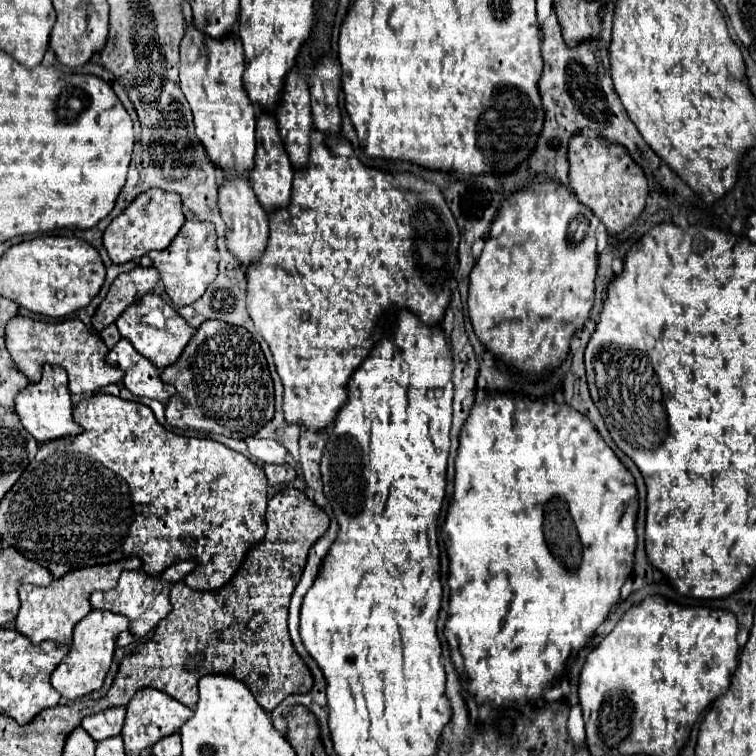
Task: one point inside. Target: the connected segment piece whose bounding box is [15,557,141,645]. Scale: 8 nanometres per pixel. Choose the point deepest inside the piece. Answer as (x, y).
(49, 613)

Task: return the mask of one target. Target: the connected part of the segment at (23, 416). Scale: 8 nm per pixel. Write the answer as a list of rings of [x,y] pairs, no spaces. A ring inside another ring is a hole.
[[[43,365],[43,375],[39,383],[29,383],[23,391],[17,393],[15,397],[15,411],[23,423],[23,427],[39,441],[39,443],[47,443],[59,437],[67,437],[67,435],[79,435],[81,427],[73,421],[73,403],[71,403],[71,395],[67,389],[67,373],[63,371],[63,367],[55,367],[55,365]]]

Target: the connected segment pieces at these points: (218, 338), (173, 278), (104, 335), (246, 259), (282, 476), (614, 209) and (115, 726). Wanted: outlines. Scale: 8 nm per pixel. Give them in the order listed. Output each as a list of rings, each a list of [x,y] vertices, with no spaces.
[[[223,321],[203,323],[191,337],[181,359],[161,371],[161,379],[175,387],[175,395],[167,401],[165,411],[171,427],[245,439],[271,437],[271,423],[279,423],[281,419],[279,397],[283,389],[277,387],[275,397],[273,379],[259,341],[243,327]]]
[[[185,221],[177,237],[171,241],[171,245],[165,251],[153,251],[149,253],[153,259],[153,265],[161,273],[161,281],[165,285],[165,291],[169,299],[175,305],[189,305],[195,299],[203,295],[207,285],[215,279],[217,275],[217,263],[219,263],[219,253],[217,253],[217,235],[215,235],[215,225],[213,223],[201,223],[201,221]]]
[[[111,323],[109,327],[105,327],[105,329],[101,331],[101,339],[107,343],[107,347],[109,347],[109,349],[111,349],[119,339],[121,339],[121,335],[119,335],[119,331],[117,331],[115,323]]]
[[[227,179],[223,181],[219,189],[219,209],[221,217],[227,223],[225,229],[225,245],[231,251],[231,255],[241,263],[243,269],[253,265],[265,251],[267,247],[267,237],[269,237],[269,219],[261,203],[257,201],[253,187],[247,179]]]
[[[265,463],[263,465],[263,471],[267,475],[267,481],[269,485],[289,485],[293,479],[295,479],[295,471],[293,467],[289,465],[271,465],[271,463]]]
[[[575,135],[569,143],[569,179],[569,189],[597,215],[611,235],[627,229],[645,209],[647,177],[619,145],[603,145],[599,139],[589,141],[583,135]]]
[[[111,707],[91,717],[85,717],[81,725],[95,741],[103,741],[109,737],[117,737],[121,733],[123,721],[125,721],[125,707]]]

